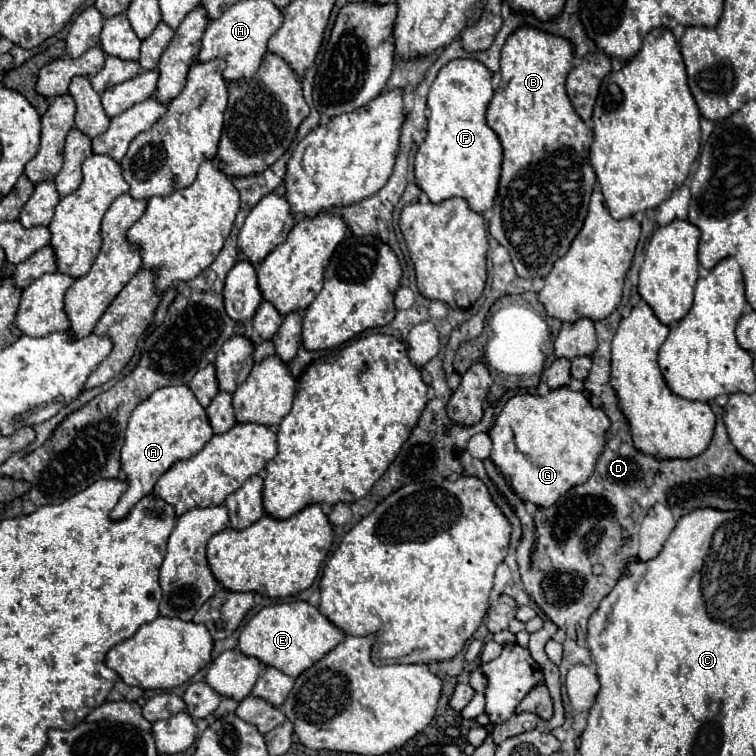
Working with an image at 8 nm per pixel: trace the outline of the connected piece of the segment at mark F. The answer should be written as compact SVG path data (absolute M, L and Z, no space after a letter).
M454 59L440 69L430 87L428 135L414 159L416 185L428 195L430 203L462 197L476 213L492 209L500 179L502 147L484 119L486 107L494 95L490 79L492 73L478 61Z

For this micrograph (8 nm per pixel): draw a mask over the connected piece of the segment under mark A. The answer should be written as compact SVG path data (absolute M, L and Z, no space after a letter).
M186 385L178 387L162 387L154 391L146 401L142 401L128 421L126 429L126 441L122 447L122 471L126 473L128 489L120 497L118 505L112 509L110 519L120 521L124 519L130 509L152 493L156 481L176 463L184 461L184 457L194 457L204 449L204 441L212 437L212 429L206 417L204 407L196 401L192 391Z

